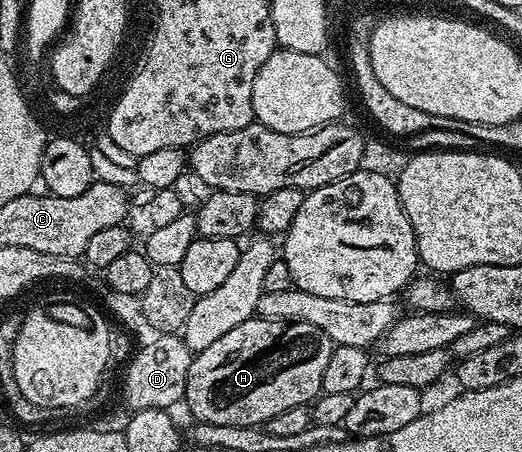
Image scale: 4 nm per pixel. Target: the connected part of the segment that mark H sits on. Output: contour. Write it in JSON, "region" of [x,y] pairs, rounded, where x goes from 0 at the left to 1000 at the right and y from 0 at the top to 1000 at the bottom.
{"region":[[[483,701],[454,728],[439,728],[431,746],[421,746],[400,763],[400,772],[379,779],[362,808],[354,898],[366,907],[366,927],[400,940],[485,940],[502,945],[531,914],[546,905],[590,898],[611,881],[619,861],[623,814],[638,761],[615,728],[582,715],[548,715]]]}

